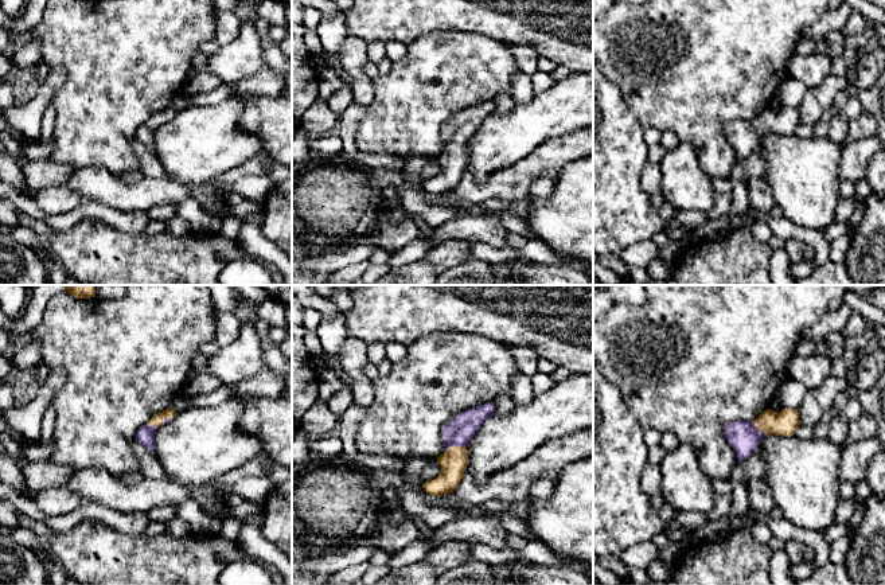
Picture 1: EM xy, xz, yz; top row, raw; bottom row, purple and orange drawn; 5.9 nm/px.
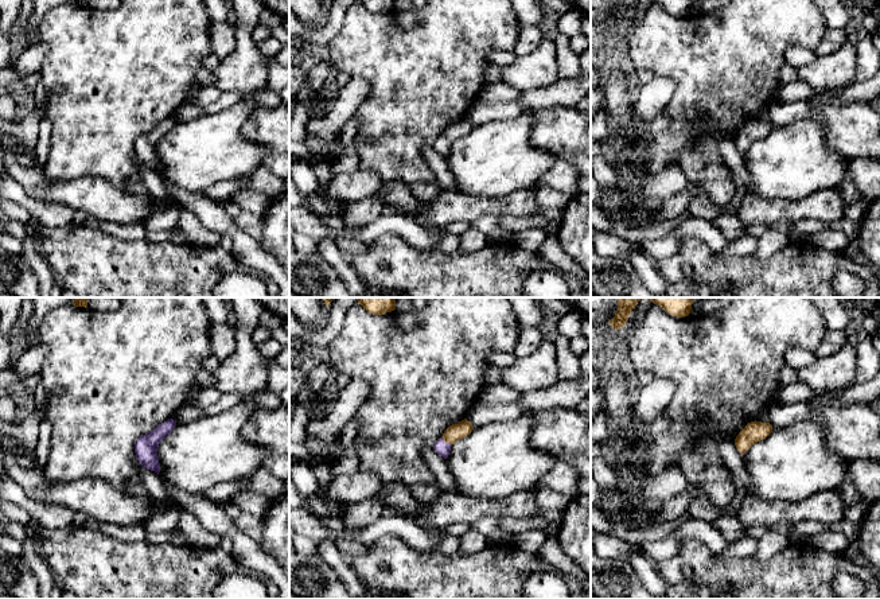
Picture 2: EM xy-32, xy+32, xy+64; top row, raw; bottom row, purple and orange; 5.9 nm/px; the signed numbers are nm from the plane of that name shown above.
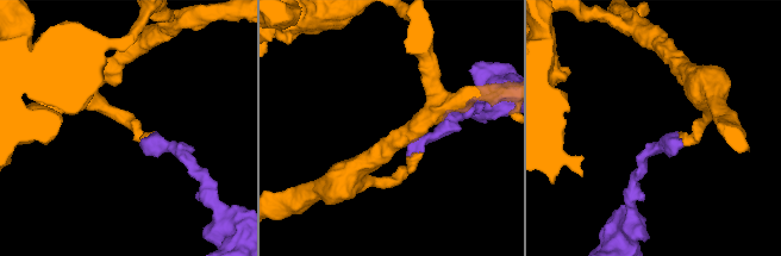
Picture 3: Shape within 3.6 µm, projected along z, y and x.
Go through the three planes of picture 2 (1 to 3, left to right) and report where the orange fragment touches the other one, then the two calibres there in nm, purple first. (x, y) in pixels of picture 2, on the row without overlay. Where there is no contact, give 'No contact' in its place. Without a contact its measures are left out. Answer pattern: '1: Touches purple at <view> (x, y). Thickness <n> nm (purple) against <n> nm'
1: No contact
2: Touches purple at xy+32 (443, 139). Thickness 90 nm (purple) against 100 nm
3: Touches purple at xy+64 (744, 151). Thickness 20 nm (purple) against 130 nm

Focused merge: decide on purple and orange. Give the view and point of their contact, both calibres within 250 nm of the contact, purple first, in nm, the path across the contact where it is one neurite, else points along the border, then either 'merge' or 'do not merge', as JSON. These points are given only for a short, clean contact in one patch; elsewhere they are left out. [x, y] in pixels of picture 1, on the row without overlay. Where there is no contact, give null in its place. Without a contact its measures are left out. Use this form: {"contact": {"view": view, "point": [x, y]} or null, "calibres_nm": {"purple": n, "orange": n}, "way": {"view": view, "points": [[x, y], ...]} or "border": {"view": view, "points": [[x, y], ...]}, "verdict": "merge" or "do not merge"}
{"contact": {"view": "xz", "point": [455, 144]}, "calibres_nm": {"purple": 160, "orange": 160}, "way": {"view": "xz", "points": [[459, 131], [455, 144], [453, 160]]}, "verdict": "merge"}

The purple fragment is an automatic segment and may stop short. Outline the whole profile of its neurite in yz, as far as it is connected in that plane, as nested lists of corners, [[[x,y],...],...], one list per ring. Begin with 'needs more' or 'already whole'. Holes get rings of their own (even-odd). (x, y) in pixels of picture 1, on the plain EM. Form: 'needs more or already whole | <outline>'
needs more | [[[784,106],[780,112],[764,109],[753,120],[733,120],[725,126],[725,136],[737,156],[745,160],[767,133],[791,136],[800,124],[796,108]]]

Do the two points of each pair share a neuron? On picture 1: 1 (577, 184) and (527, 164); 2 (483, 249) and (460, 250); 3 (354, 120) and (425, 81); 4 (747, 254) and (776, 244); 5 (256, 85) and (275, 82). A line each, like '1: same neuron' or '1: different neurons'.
1: different neurons
2: different neurons
3: different neurons
4: different neurons
5: same neuron

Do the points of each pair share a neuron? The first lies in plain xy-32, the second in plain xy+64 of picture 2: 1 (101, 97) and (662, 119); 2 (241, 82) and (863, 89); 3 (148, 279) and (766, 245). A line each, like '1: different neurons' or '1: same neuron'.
1: different neurons
2: different neurons
3: different neurons

